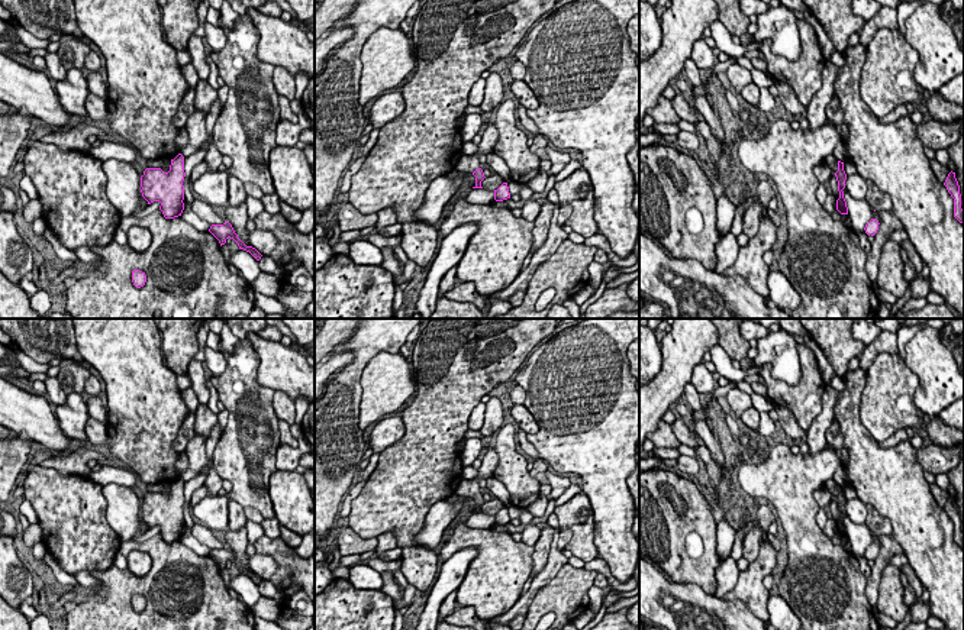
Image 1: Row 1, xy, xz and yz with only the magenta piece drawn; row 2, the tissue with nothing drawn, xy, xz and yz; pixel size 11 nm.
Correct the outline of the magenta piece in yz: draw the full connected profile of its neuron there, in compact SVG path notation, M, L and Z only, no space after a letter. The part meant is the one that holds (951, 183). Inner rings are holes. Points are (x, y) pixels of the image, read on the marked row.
M950 172L944 185L947 187L948 193L954 198L954 217L960 222L964 223L964 210L961 209L961 194L960 194L960 185L955 178L955 172Z

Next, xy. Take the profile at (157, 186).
M178 154L171 159L170 171L146 168L141 177L141 193L148 204L159 201L165 219L181 216L184 210L184 156Z

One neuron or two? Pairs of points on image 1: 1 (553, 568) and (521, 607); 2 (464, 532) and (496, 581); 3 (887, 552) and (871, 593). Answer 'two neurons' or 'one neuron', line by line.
1: one neuron
2: one neuron
3: one neuron

